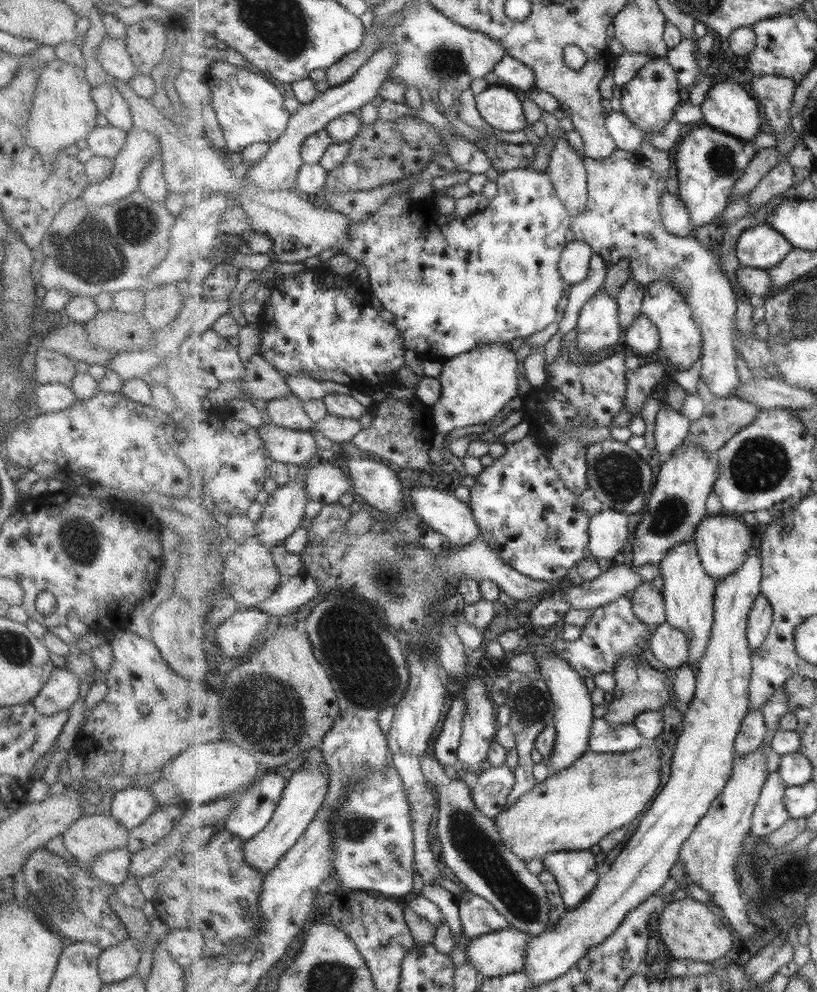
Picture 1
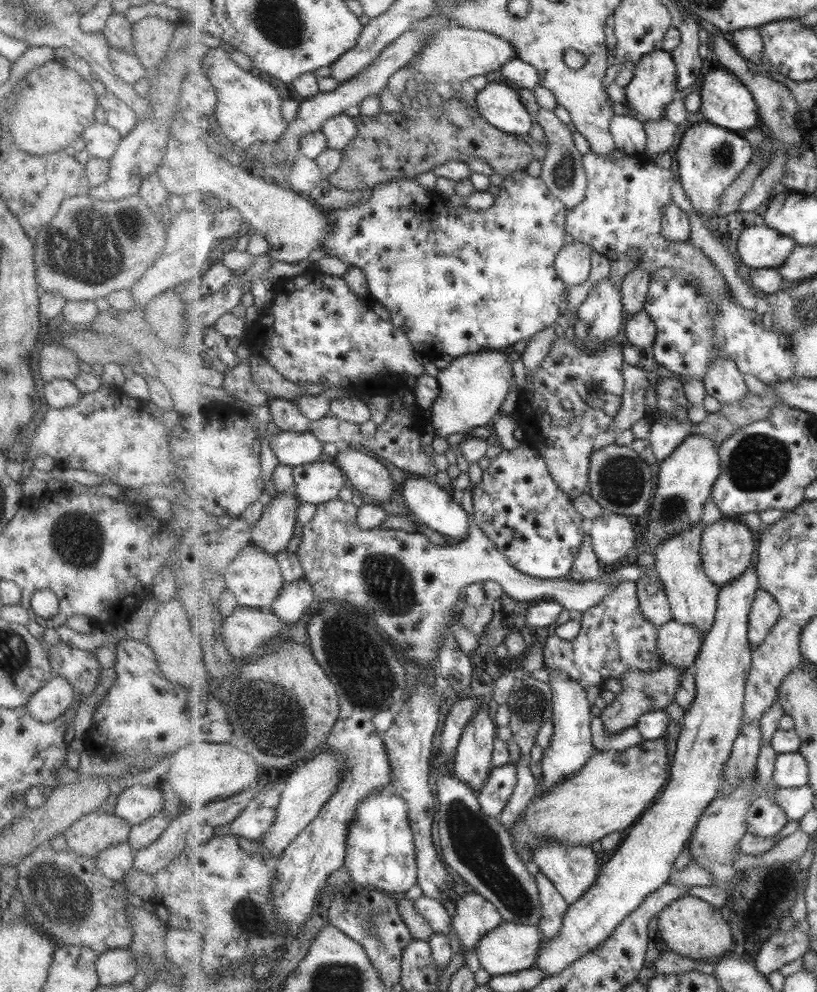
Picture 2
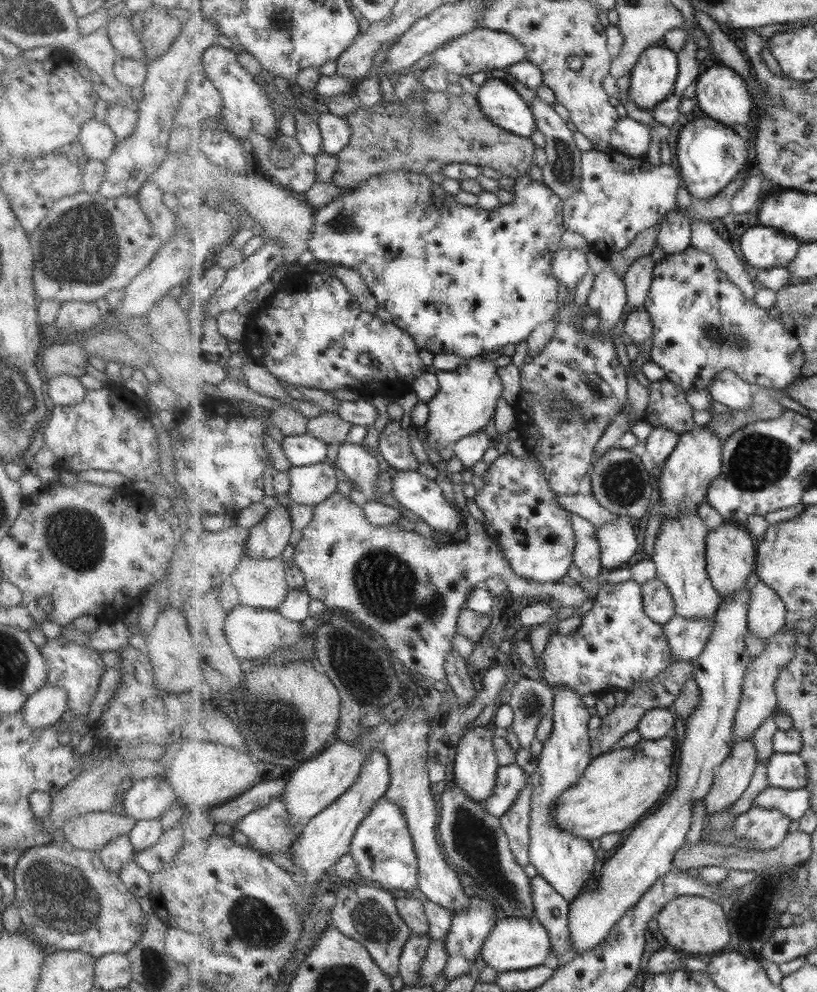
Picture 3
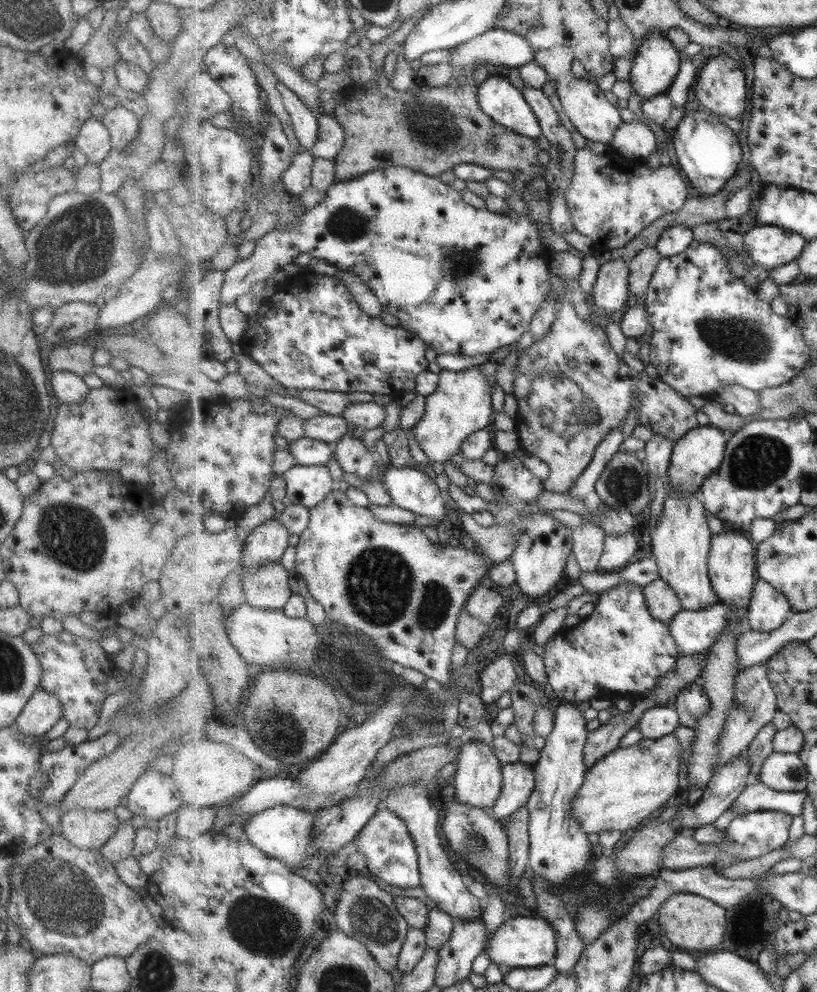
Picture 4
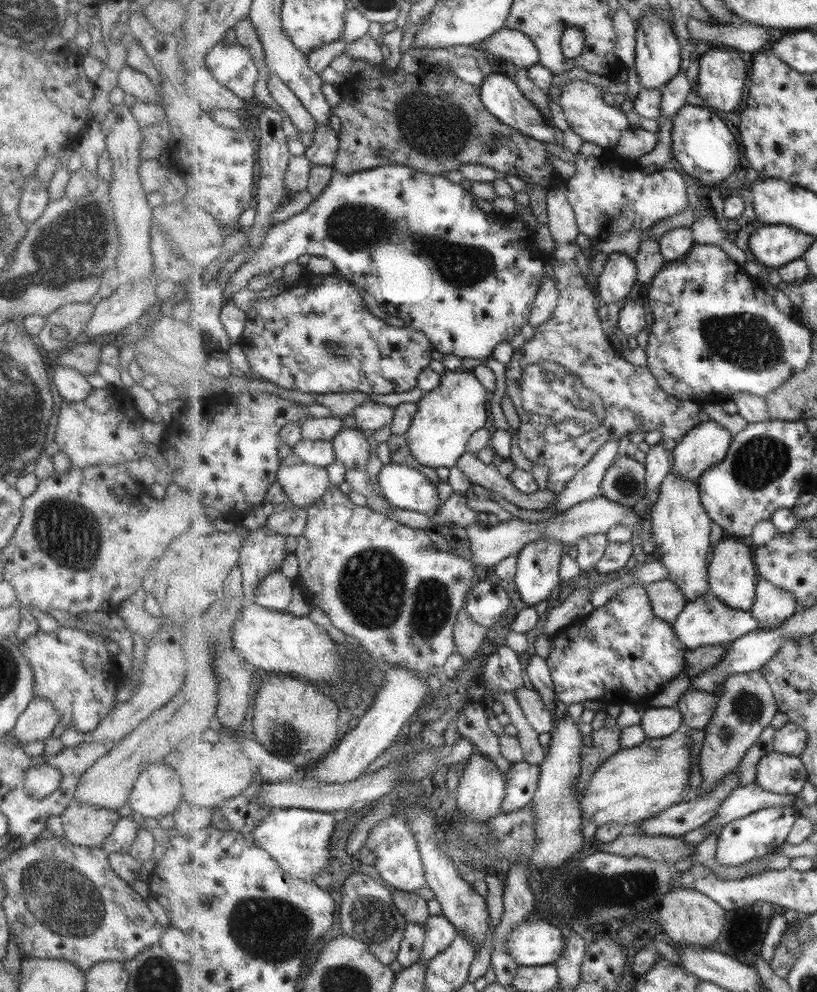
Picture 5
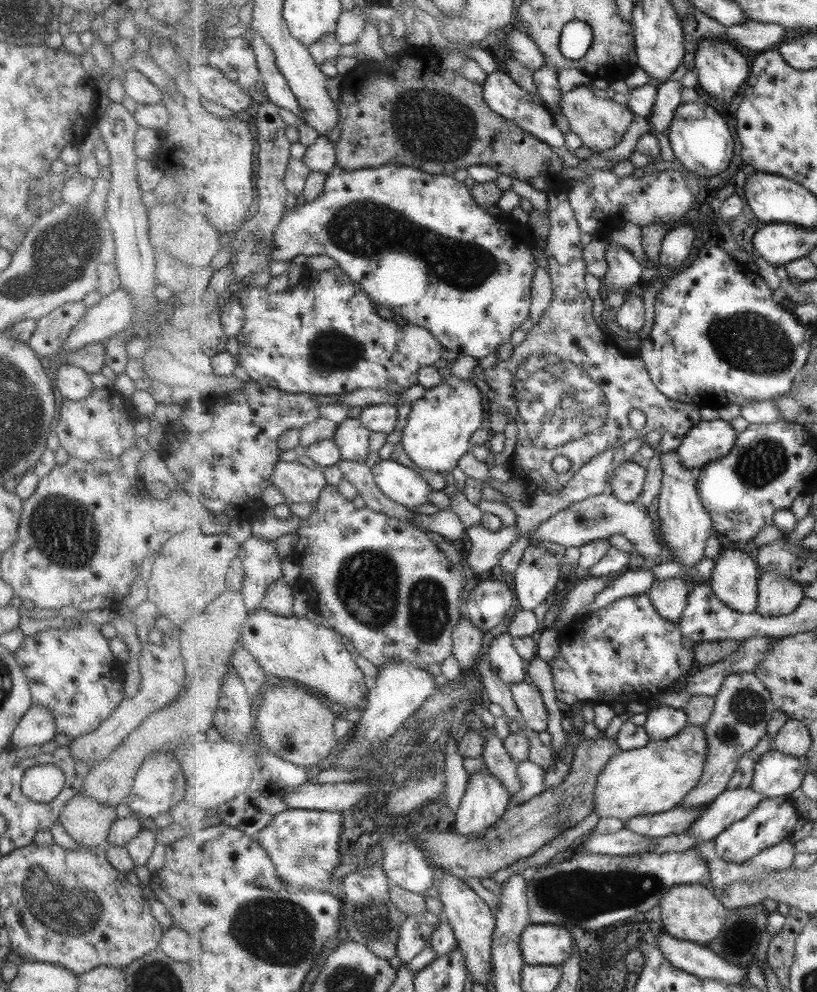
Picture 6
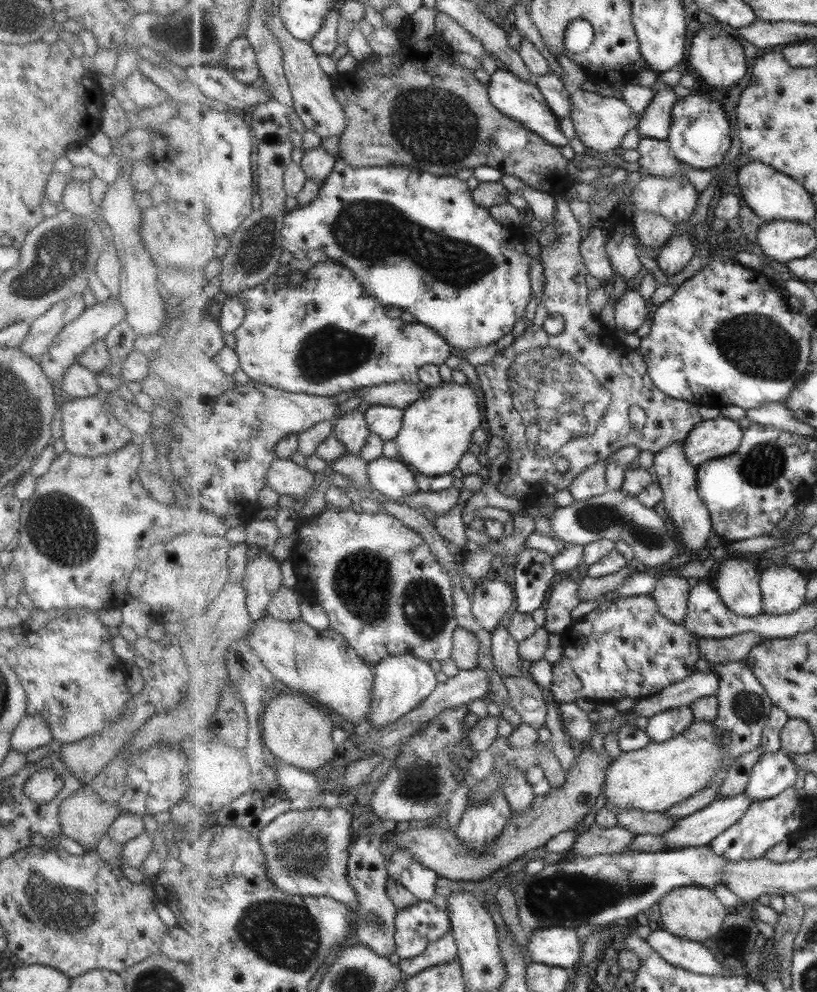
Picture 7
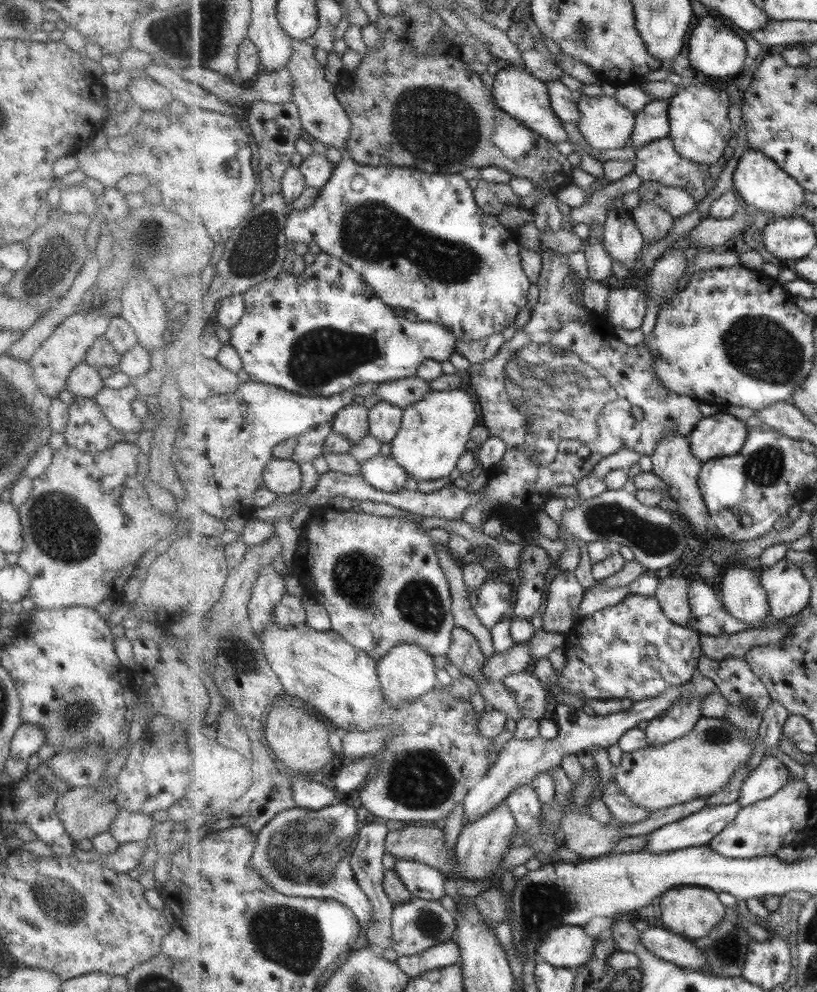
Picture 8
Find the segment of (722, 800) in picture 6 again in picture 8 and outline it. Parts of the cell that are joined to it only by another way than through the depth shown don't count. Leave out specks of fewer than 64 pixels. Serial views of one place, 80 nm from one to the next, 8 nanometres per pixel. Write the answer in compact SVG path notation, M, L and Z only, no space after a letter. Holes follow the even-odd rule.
M739 801L731 802L731 804L720 804L711 806L710 804L703 810L682 818L677 822L670 822L661 828L655 830L648 835L647 849L643 852L651 852L651 854L665 854L667 852L679 851L685 848L701 847L709 845L709 842L716 836L719 836L723 830L731 824L739 811L742 809L742 804Z

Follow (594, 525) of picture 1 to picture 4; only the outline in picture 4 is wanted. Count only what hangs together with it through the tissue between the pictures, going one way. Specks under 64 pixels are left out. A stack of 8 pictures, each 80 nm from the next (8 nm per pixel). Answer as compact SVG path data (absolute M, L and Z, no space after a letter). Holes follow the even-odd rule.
M633 530L620 535L606 535L605 548L599 568L602 572L615 573L634 562L639 541Z

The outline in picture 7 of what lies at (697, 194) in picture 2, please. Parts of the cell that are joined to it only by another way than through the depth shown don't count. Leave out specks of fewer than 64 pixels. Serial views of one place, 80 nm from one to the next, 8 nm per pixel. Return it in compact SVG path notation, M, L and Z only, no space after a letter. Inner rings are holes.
M692 92L689 96L678 100L673 109L672 126L669 142L675 158L681 163L698 170L712 171L725 162L725 156L731 150L731 124L729 113L716 98Z

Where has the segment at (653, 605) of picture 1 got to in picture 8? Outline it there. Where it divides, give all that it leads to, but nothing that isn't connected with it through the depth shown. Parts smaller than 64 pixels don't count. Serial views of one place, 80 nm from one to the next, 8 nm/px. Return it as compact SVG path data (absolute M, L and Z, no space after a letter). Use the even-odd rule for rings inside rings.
M665 578L655 597L661 603L663 613L680 626L690 627L690 584L685 578Z

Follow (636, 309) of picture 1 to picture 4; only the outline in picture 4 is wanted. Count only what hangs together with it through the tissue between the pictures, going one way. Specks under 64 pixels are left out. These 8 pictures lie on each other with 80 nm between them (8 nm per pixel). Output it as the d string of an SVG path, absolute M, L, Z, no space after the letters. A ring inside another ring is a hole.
M653 246L639 252L629 264L630 294L645 299L655 269L662 259L658 248Z

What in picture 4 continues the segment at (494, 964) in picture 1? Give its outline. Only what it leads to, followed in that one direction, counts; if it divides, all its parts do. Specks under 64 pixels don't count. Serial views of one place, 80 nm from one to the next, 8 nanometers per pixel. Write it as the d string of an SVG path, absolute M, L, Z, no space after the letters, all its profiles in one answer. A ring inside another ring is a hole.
M509 917L488 940L488 953L494 964L506 968L537 968L552 964L558 953L558 935L547 919Z

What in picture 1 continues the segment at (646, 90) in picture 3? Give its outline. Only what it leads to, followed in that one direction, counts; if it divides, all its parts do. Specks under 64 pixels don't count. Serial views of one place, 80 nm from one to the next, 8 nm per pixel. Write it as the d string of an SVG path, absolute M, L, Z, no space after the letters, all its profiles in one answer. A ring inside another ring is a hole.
M657 56L646 65L641 64L638 75L621 88L622 112L643 133L661 132L674 120L677 107L683 104L684 93L680 89L678 74L666 56Z

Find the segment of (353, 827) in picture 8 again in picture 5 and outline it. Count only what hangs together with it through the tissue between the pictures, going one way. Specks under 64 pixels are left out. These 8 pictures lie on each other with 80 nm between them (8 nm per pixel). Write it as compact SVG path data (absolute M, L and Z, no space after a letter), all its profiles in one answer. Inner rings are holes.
M299 807L278 808L263 817L251 835L292 877L309 882L321 874L323 869L327 870L328 864L331 863L330 842L335 834L336 820L334 813L330 812L305 810Z

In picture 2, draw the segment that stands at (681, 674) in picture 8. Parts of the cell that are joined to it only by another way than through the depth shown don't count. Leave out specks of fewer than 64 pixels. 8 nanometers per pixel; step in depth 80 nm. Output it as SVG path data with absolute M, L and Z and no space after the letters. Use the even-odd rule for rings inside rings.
M620 582L613 587L611 595L603 603L582 614L582 628L571 641L562 641L552 635L544 647L544 659L549 673L561 671L571 675L585 688L600 686L604 678L622 679L623 674L633 669L653 671L665 666L659 654L659 628L643 617L639 605L638 582Z

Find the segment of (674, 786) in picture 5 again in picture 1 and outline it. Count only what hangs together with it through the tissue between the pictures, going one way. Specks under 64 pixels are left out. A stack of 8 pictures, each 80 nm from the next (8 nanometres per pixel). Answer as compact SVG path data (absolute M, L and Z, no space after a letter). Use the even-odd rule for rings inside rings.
M652 742L645 743L633 752L599 754L589 749L571 766L557 771L545 782L535 784L529 792L523 793L508 809L496 817L496 827L501 833L501 842L515 853L521 861L528 863L564 851L585 851L597 846L607 834L628 826L647 804L656 798L661 784L661 752Z

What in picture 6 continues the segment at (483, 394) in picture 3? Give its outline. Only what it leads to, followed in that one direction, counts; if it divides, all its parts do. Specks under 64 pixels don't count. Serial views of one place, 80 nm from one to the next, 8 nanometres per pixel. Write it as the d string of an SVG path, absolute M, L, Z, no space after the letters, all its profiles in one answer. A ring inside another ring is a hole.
M453 374L445 377L443 383L433 389L425 390L423 397L413 403L412 413L409 415L408 425L404 432L402 443L407 454L421 467L435 472L451 470L459 464L459 460L467 454L471 444L471 437L483 426L483 394L473 380L455 378Z

